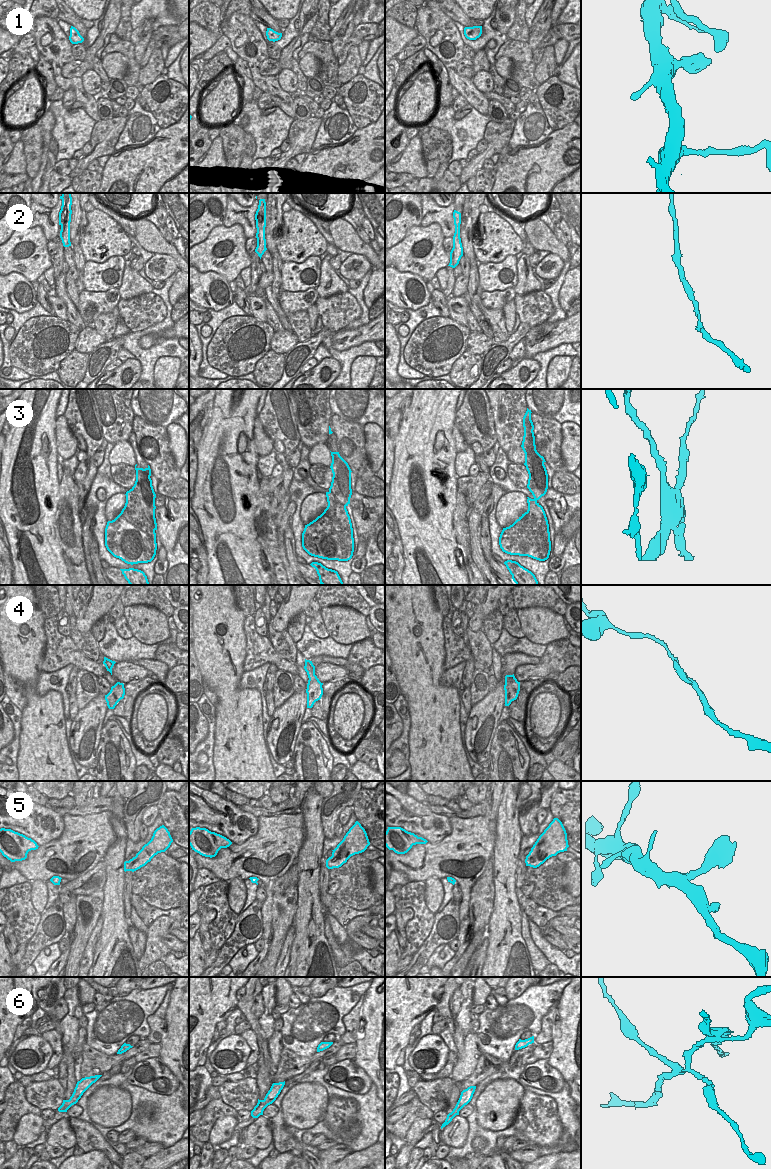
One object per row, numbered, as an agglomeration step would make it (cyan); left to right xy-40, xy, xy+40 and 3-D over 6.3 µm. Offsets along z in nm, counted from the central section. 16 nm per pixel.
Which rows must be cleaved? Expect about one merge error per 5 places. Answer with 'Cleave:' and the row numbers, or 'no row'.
Cleave: 3, 6

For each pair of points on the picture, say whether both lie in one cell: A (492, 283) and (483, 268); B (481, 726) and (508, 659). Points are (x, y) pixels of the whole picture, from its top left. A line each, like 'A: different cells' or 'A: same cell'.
A: same cell
B: same cell

